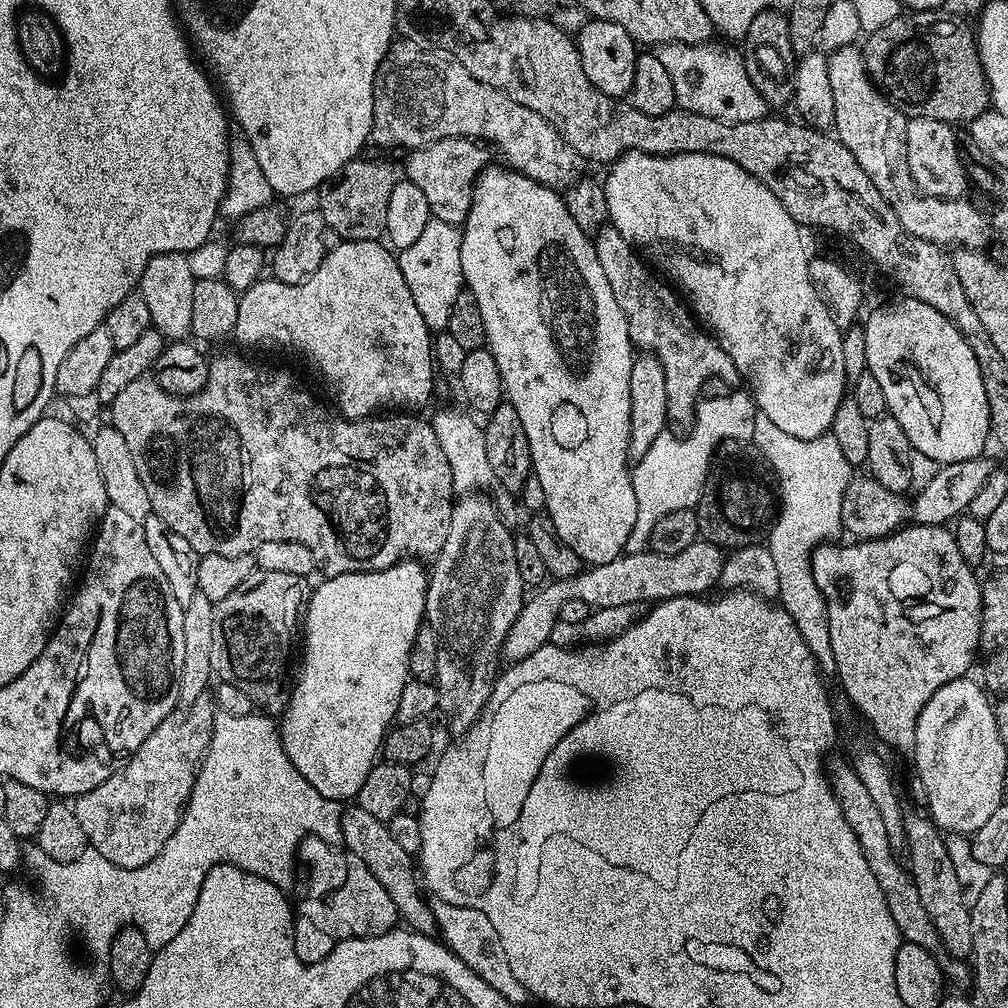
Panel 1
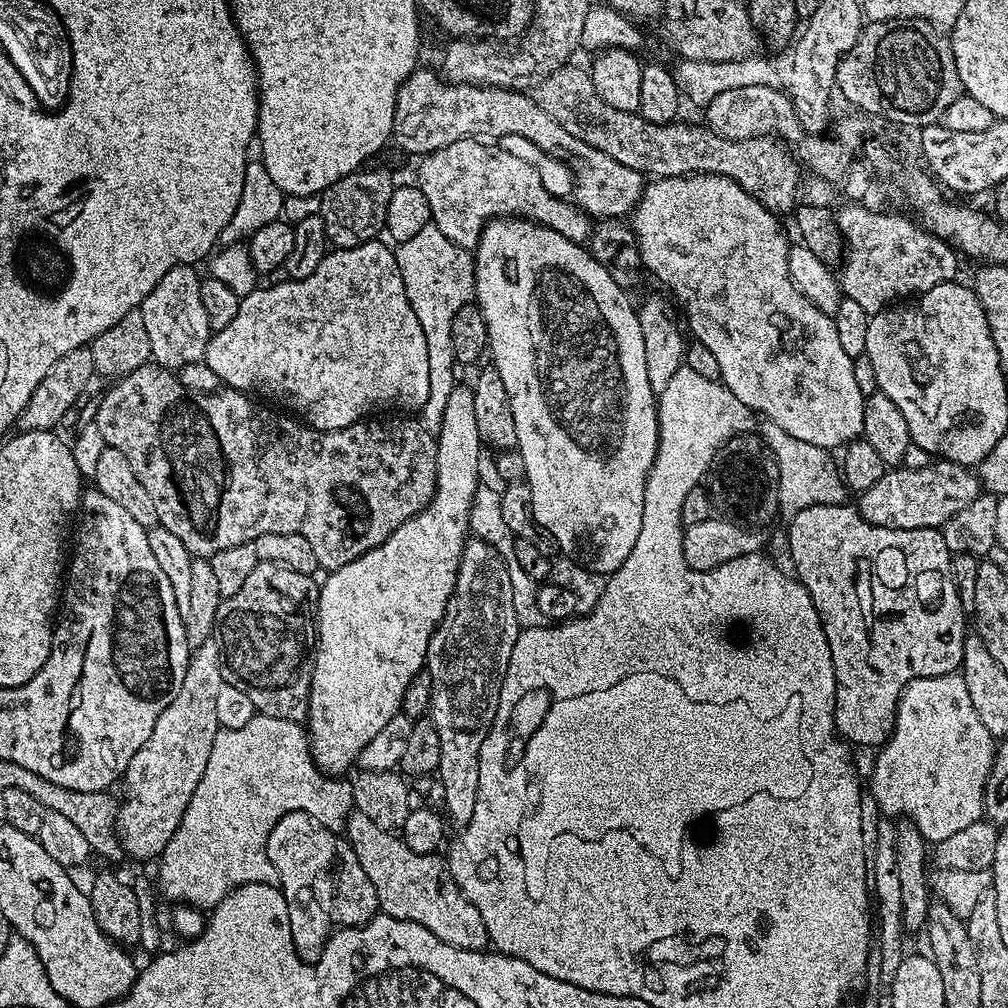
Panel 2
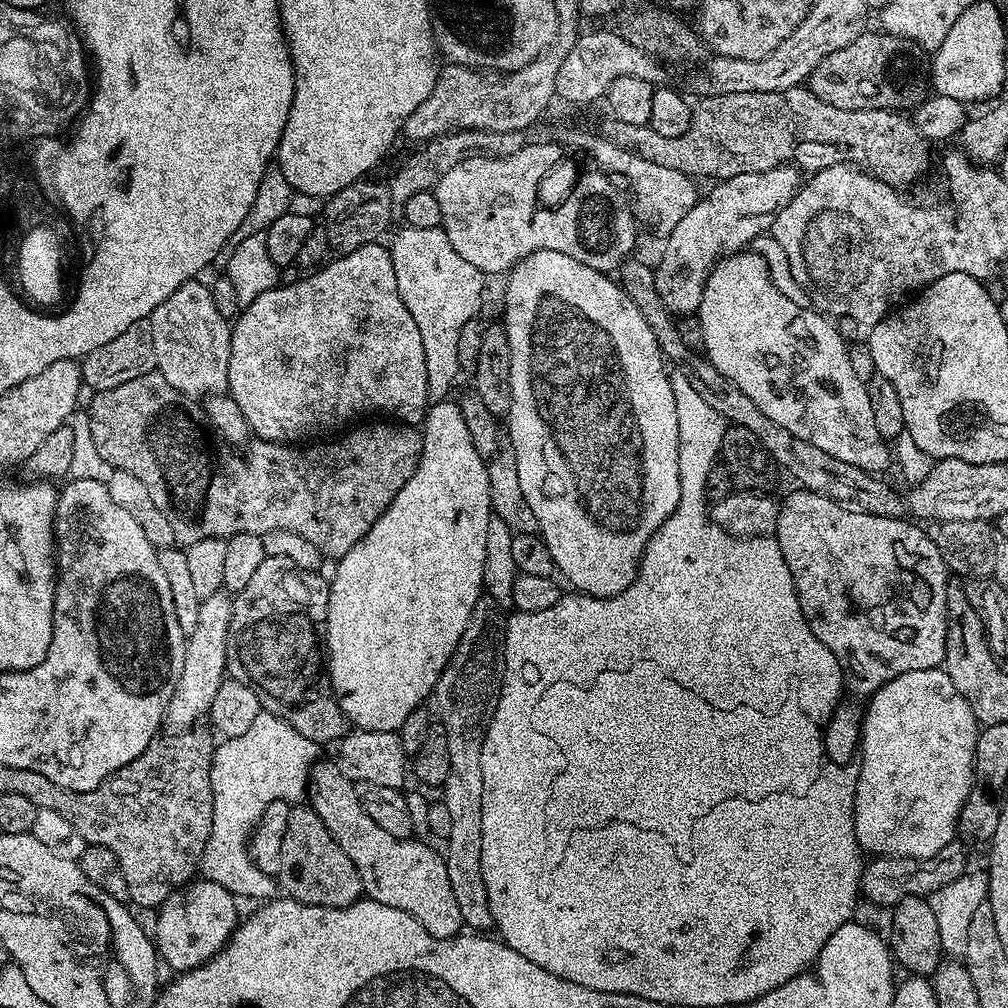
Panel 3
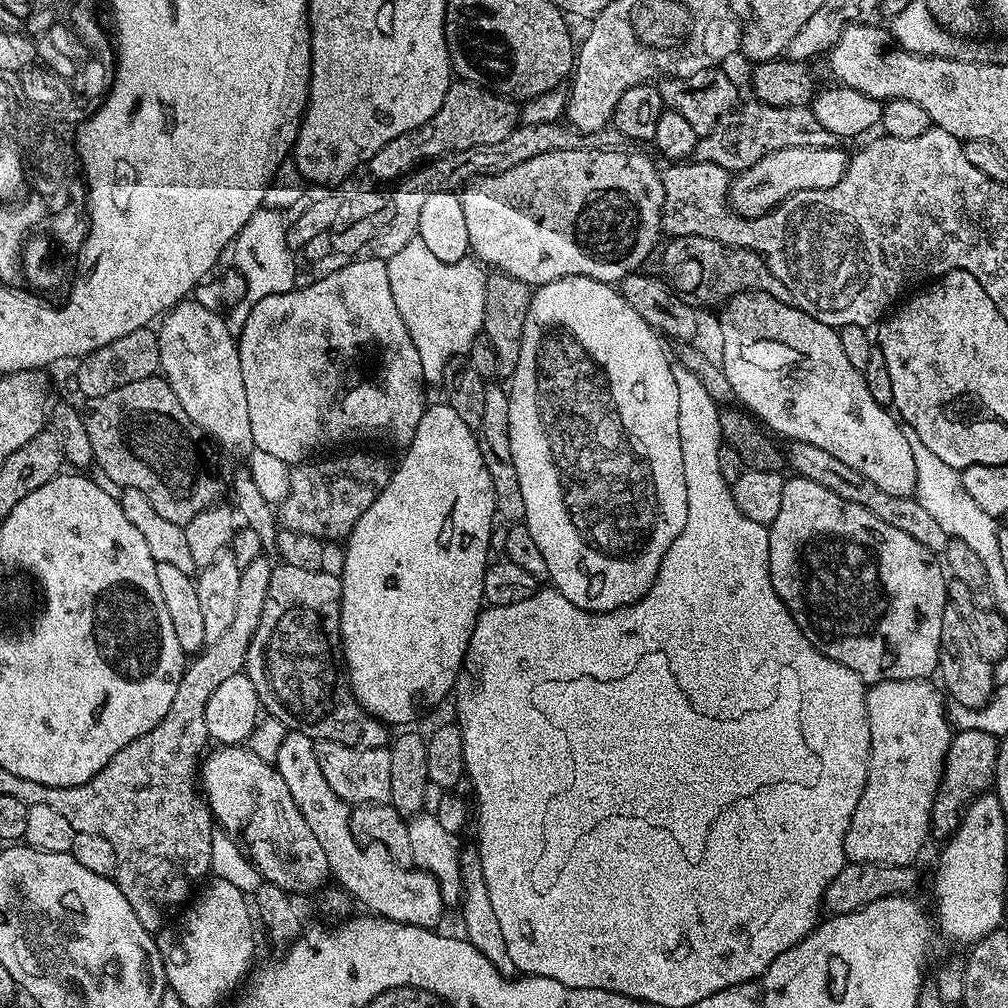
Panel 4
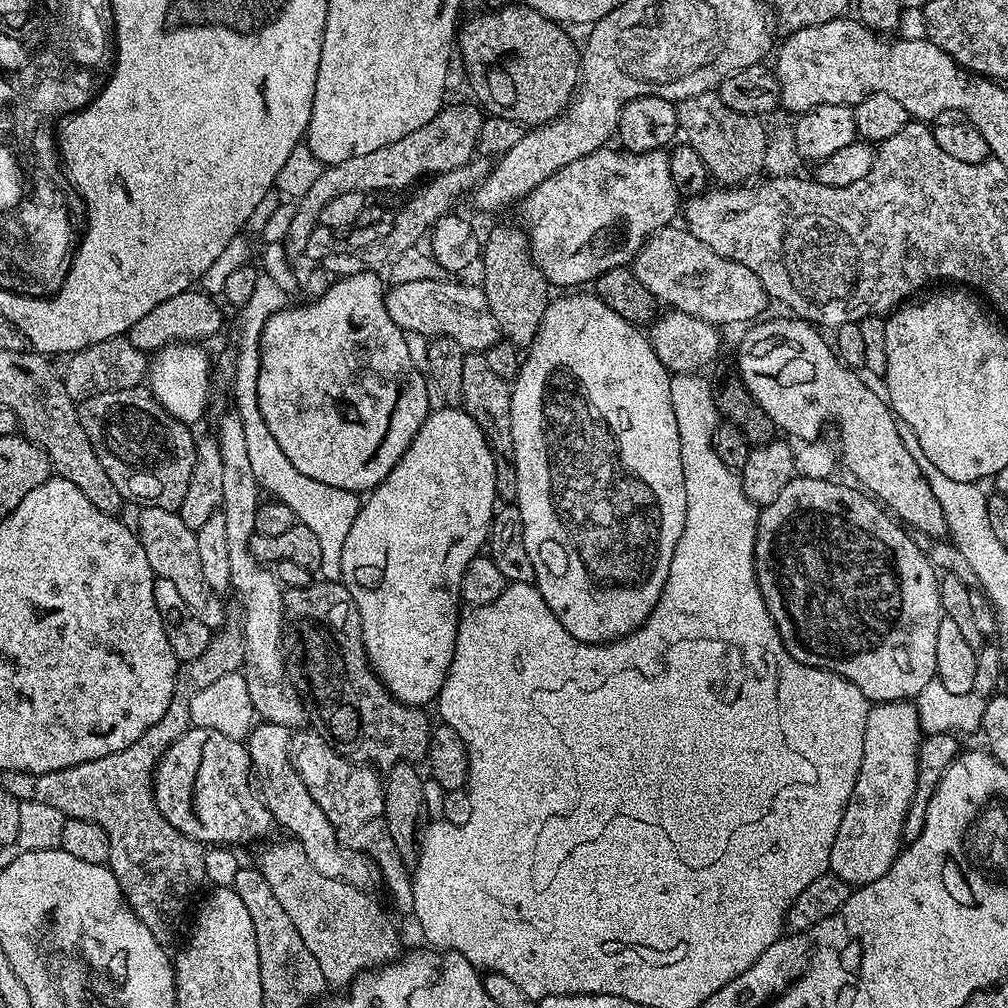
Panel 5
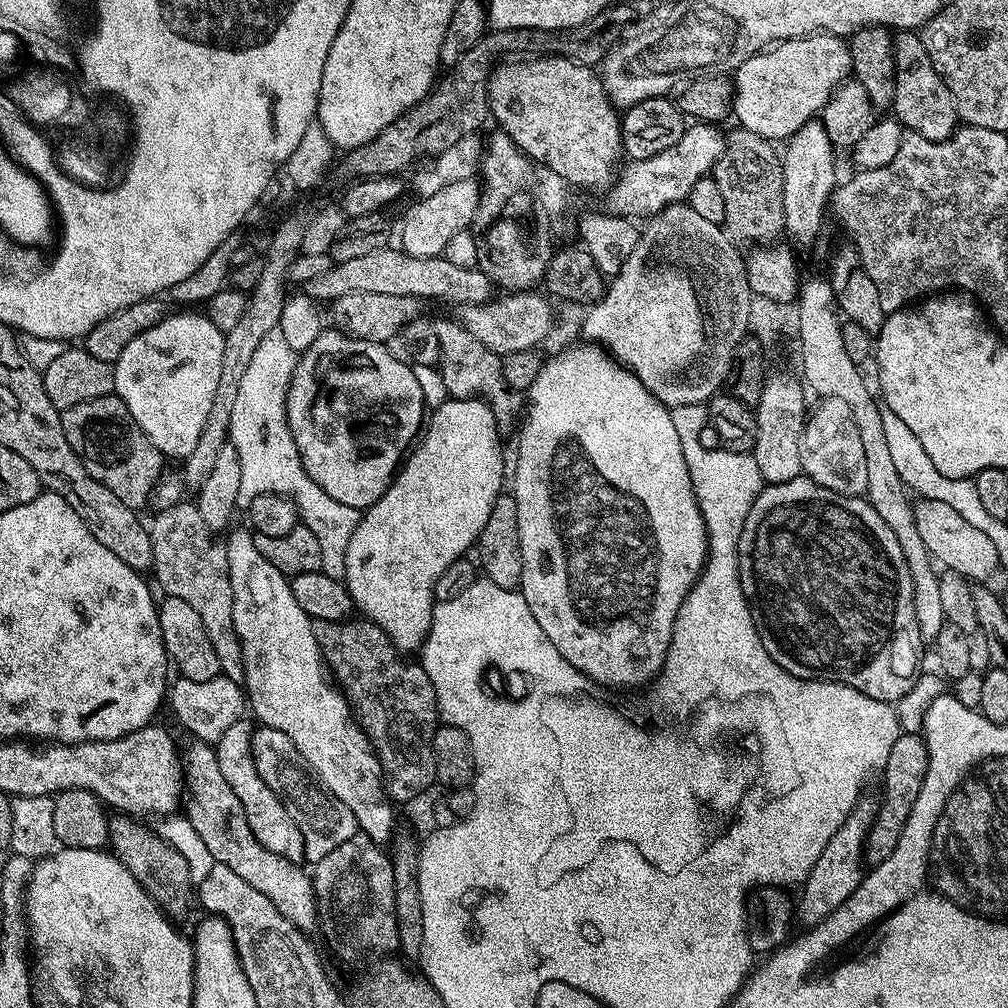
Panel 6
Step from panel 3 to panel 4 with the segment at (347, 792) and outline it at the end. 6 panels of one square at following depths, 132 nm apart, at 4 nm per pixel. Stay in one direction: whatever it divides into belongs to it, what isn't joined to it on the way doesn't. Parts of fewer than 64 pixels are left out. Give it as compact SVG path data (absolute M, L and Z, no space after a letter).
M289 731L282 746L278 746L274 765L282 774L282 779L303 818L306 818L307 825L314 830L329 862L331 877L357 905L365 904L369 913L385 916L387 920L399 924L430 929L439 925L436 923L446 911L446 905L438 882L423 868L403 868L390 858L390 854L381 844L368 842L365 843L365 848L359 844L361 841L352 826L352 808L345 800L338 798L334 790L330 790L330 782L326 782L318 766L315 740L301 732Z

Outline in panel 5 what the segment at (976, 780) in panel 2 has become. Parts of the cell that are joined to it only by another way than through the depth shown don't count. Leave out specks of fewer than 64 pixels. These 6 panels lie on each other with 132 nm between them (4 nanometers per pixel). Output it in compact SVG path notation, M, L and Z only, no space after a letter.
M889 700L869 707L860 773L854 782L850 802L842 814L842 826L838 826L834 846L828 848L828 872L849 886L869 884L882 878L882 874L890 870L890 866L900 854L902 841L905 839L903 836L906 835L904 823L913 811L912 799L915 798L916 792L918 793L918 753L921 739L922 729L915 703Z

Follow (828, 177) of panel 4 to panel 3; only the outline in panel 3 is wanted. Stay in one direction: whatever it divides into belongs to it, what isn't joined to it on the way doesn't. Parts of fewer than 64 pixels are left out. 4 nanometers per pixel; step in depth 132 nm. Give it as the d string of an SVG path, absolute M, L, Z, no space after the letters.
M779 164L776 168L762 170L761 172L747 172L731 176L729 180L713 183L708 193L697 199L696 205L689 210L686 218L674 226L672 233L663 241L664 249L660 252L660 261L654 264L652 277L654 286L658 290L658 298L662 300L666 310L673 317L688 316L697 311L702 300L702 290L712 272L717 260L731 256L732 253L747 249L758 236L769 231L777 214L795 198L802 187L801 173L795 167Z

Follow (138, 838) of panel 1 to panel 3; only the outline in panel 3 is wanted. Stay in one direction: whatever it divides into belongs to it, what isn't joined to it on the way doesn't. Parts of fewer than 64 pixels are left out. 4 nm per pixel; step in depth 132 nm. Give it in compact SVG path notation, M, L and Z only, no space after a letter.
M221 590L210 594L210 598L201 600L198 610L198 622L194 634L186 637L184 657L182 658L182 674L178 678L178 686L174 686L174 694L168 703L167 723L173 729L183 730L199 725L200 720L209 715L214 706L214 698L218 694L218 686L226 678L226 638L230 634L230 614L233 597Z

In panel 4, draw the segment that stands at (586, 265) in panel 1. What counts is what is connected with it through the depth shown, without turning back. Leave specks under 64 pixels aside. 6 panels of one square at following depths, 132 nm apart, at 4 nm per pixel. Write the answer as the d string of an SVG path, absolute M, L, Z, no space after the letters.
M563 276L554 282L546 282L539 285L533 291L530 298L530 310L526 310L526 326L522 326L522 346L518 354L518 366L514 369L510 377L512 388L508 392L508 401L510 402L510 418L508 419L508 429L510 430L510 454L514 454L514 466L518 469L518 482L522 486L522 498L526 501L526 514L523 523L530 530L534 543L538 550L542 550L542 558L546 558L546 570L548 571L548 580L555 591L560 592L574 606L578 606L587 612L609 612L615 608L621 607L620 588L640 588L646 590L652 584L652 577L662 566L662 558L666 550L670 550L670 542L682 534L682 526L686 526L686 478L684 477L684 467L682 466L682 442L678 434L678 386L674 383L674 374L672 373L673 361L668 360L664 353L664 344L660 341L661 333L657 329L648 325L646 320L638 314L620 290L613 287L612 284L603 284L600 280L586 278L585 276Z

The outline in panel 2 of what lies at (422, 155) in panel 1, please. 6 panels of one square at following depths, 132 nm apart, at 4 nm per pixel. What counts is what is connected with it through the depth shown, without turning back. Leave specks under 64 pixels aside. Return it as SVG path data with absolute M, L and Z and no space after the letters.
M480 138L450 142L450 146L442 146L438 150L429 152L419 161L420 169L414 177L415 183L426 194L426 202L430 202L432 223L458 246L475 249L480 235L490 221L505 216L515 216L526 220L534 220L538 224L545 224L550 230L558 230L566 238L577 242L587 241L590 235L590 217L583 208L577 206L571 199L559 200L550 189L544 185L540 172L532 168L528 160L523 160L516 152L507 152L504 148L495 148L495 143L485 142Z

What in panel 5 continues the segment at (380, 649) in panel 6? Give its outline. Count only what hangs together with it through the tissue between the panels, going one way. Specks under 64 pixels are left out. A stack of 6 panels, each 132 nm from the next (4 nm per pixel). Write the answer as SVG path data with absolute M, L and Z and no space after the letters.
M320 578L301 588L289 588L284 592L284 619L287 627L300 636L300 648L304 651L304 665L291 665L293 681L308 680L308 693L302 699L317 729L330 741L333 748L347 760L367 764L377 770L389 770L398 763L423 761L428 754L430 723L423 707L409 706L396 700L381 684L372 669L372 663L362 642L362 626L358 606L346 590L343 582L336 578Z

